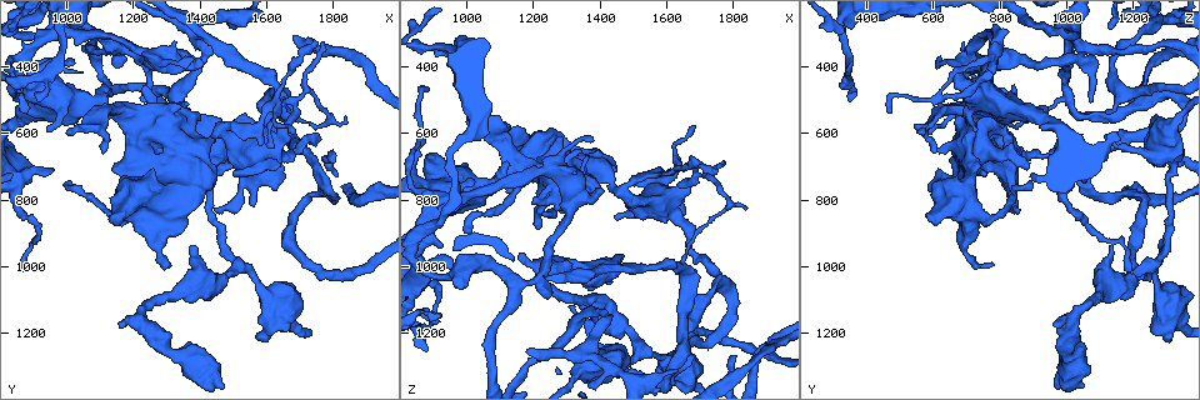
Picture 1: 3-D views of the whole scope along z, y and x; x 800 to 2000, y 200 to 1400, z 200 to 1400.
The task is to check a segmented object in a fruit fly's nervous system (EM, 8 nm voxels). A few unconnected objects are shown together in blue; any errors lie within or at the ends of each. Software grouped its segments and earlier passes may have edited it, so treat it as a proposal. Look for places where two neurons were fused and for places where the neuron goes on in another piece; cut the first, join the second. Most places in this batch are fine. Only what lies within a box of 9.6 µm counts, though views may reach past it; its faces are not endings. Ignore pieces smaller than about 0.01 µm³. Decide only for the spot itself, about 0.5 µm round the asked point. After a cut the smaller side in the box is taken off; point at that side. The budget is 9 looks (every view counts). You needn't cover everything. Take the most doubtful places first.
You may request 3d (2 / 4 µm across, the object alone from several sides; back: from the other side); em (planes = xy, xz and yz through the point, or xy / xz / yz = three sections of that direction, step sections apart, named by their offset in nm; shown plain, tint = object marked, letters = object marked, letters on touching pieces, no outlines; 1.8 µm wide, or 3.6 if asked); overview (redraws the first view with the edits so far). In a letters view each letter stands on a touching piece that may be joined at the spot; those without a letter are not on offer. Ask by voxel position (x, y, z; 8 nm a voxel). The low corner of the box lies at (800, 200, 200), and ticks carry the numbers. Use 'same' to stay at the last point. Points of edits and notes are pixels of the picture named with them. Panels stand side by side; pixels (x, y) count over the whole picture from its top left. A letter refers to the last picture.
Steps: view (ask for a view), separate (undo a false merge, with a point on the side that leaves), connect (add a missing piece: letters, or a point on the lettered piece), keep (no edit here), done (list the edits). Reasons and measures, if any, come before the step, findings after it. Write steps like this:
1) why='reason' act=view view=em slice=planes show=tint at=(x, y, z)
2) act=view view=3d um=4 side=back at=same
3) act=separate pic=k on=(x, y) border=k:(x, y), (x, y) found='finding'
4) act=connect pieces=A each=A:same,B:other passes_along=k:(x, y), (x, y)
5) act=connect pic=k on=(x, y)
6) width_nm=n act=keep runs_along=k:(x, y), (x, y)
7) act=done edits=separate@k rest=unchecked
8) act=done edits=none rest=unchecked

why='three-way junction' act=view view=em slice=planes show=letters at=(1690, 520, 710)

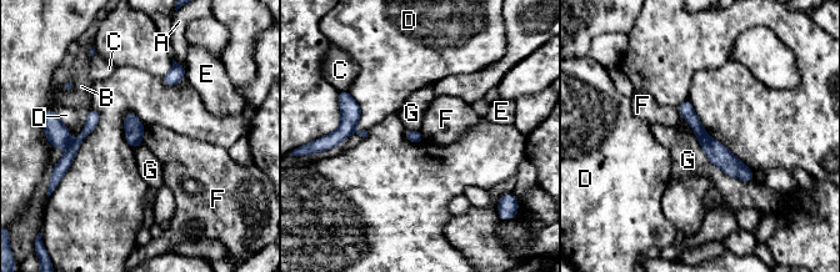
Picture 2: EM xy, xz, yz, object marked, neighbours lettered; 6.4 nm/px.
width_nm=80 longest_contact=G:500nm act=keep each=A:other,B:other,C:other,D:other,E:other,F:other,G:other found='all the same neuron'

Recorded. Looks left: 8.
why='three arms meet' act=view view=em slice=planes show=letters at=(1650, 500, 990)

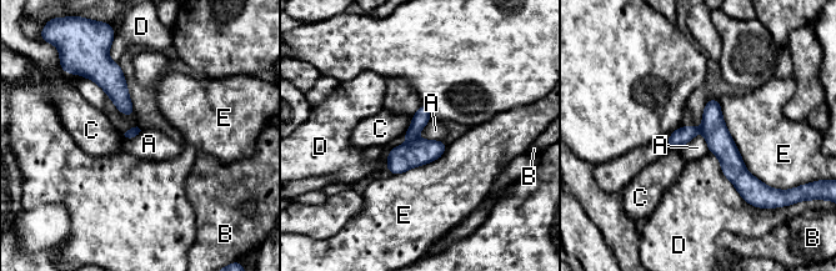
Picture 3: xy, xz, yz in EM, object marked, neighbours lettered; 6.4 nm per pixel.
width_nm=60 act=keep each=A:other,B:other,C:other,D:other,E:other border=3:(431, 119), (415, 139) found='continuous, no second neuron'

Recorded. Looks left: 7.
act=view view=em slice=planes show=tint at=(1460, 600, 780)

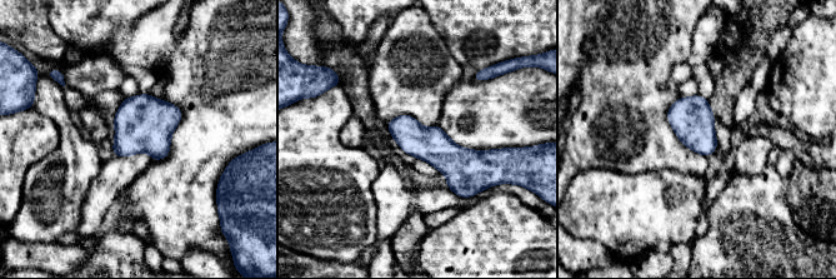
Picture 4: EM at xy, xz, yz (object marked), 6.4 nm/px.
act=view view=em slice=planes show=letters at=same

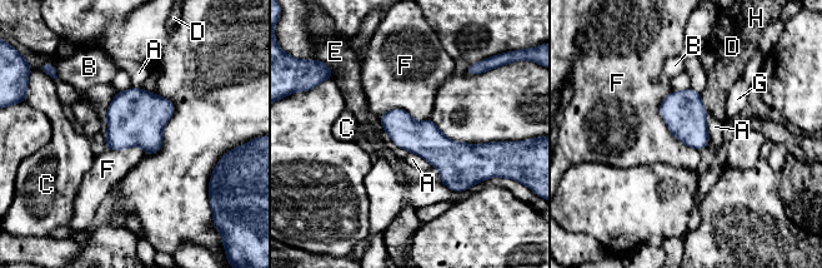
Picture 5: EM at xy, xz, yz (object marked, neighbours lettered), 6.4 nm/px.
width_nm=220 act=keep each=A:other,B:other,C:other,D:other,E:other,F:other,G:other,H:other found='all the same neuron'

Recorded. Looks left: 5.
why='three-way junction' act=view view=3d um=2 at=(1230, 360, 720)

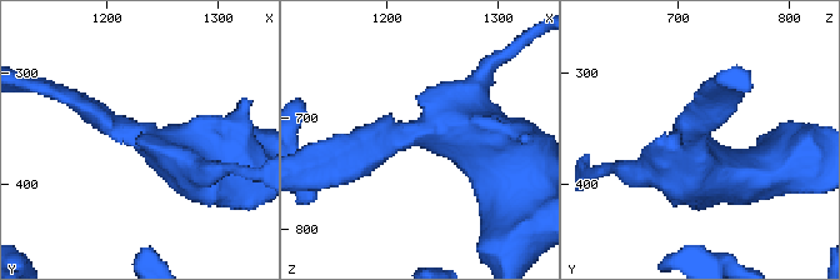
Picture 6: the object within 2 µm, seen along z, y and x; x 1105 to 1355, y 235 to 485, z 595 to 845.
arms=3 why='need the tissue' act=view view=em slice=xy step=4 show=tint at=(1228, 358, 712)

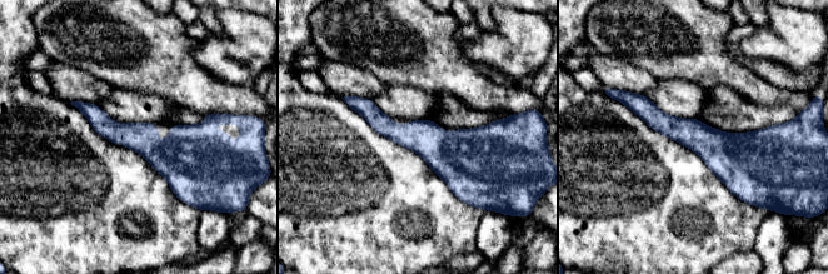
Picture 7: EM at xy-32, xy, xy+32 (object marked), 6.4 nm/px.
act=view view=em slice=planes show=letters at=same

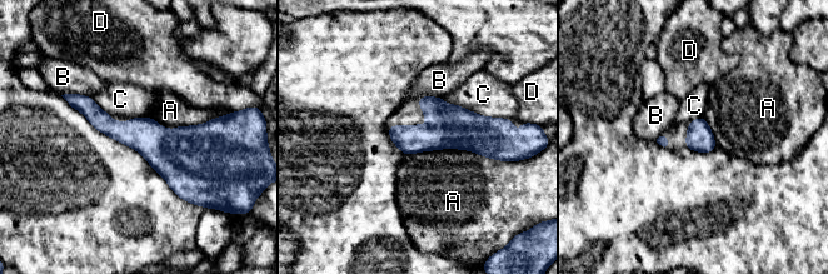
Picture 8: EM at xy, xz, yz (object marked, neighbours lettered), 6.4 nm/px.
act=keep each=A:other,B:other,C:other,D:other border=8:(405, 155), (469, 149), (502, 160) found='one neuron here'

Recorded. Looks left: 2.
act=done edits=none rest=unchecked

